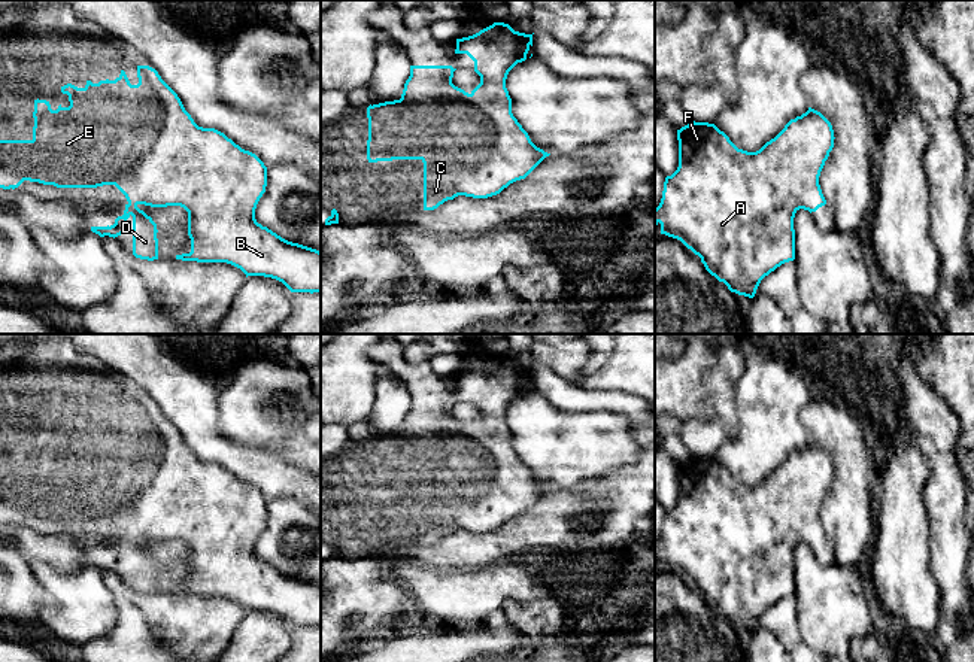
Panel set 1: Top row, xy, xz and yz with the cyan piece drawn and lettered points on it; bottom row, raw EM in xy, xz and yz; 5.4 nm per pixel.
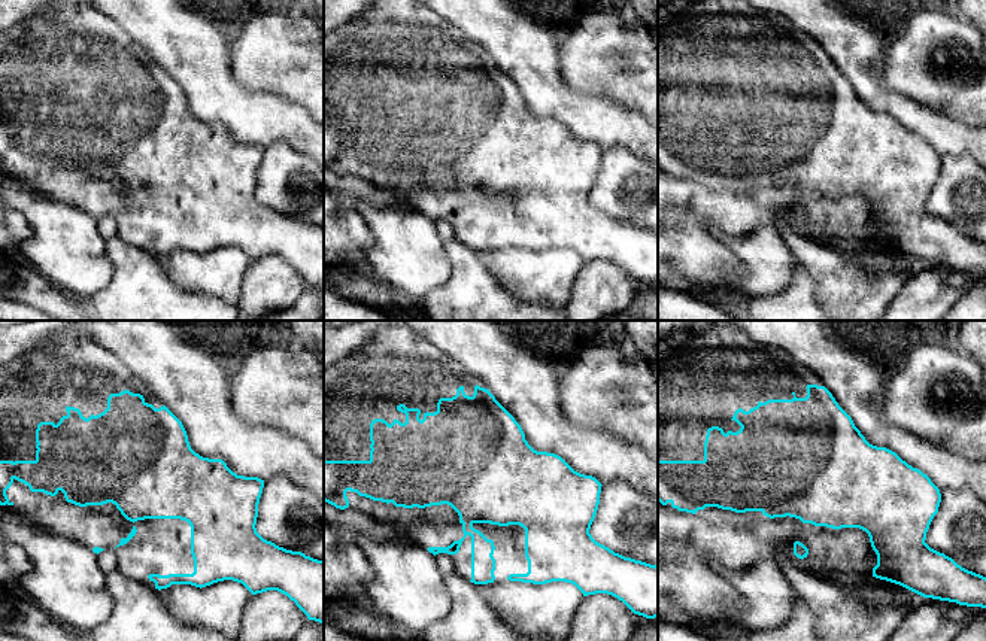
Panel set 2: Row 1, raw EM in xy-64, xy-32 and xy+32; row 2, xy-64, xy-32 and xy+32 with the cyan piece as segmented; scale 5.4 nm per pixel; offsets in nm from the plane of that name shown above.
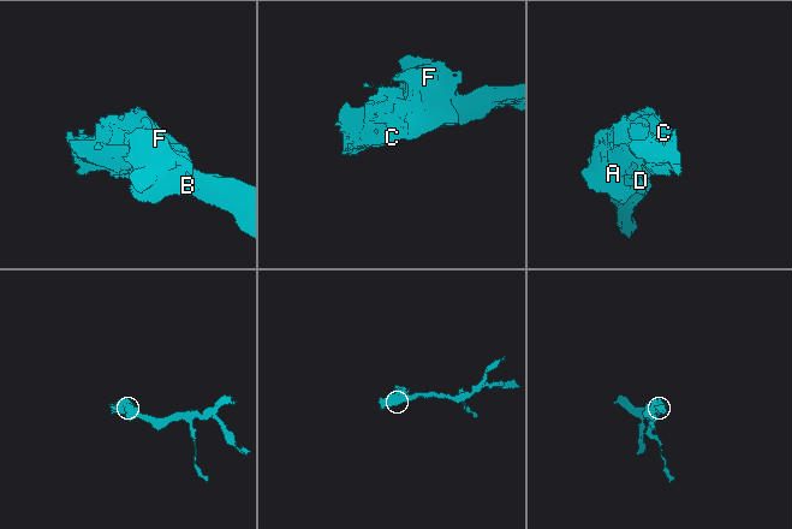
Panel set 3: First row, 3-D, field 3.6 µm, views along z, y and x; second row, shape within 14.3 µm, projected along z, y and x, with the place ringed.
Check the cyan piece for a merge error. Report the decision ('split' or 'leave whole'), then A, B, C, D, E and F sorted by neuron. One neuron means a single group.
leave whole | A B C D E F

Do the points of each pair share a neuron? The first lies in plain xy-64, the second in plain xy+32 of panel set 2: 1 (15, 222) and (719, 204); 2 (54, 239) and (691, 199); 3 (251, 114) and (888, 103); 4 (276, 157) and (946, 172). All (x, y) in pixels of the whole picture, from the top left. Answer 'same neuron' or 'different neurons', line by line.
1: different neurons
2: different neurons
3: same neuron
4: same neuron

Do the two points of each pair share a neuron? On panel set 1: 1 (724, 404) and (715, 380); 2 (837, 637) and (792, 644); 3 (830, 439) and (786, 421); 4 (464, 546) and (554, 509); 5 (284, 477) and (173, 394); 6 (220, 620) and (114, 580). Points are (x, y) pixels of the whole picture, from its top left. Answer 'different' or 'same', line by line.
1: same
2: different
3: different
4: same
5: same
6: same

